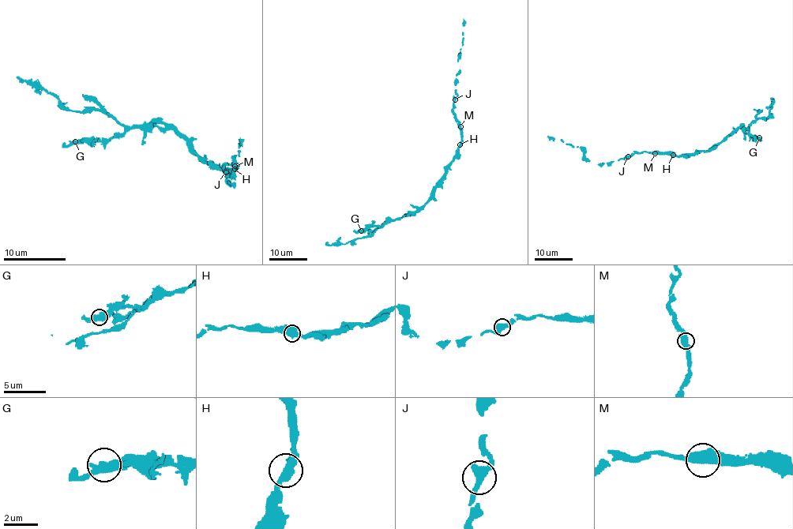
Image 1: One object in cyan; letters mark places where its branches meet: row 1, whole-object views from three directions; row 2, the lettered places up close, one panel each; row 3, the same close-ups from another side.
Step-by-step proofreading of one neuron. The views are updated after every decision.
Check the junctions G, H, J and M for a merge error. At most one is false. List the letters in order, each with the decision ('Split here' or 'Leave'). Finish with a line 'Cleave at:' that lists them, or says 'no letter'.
G: Leave
H: Leave
J: Leave
M: Leave
Cleave at: no letter

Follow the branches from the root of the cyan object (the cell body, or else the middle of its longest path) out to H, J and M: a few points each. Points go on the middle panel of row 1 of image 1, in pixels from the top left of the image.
H: (449, 163), (460, 144)
J: (449, 163), (461, 141), (461, 124), (452, 109), (454, 99)
M: (449, 163), (461, 140), (460, 126)

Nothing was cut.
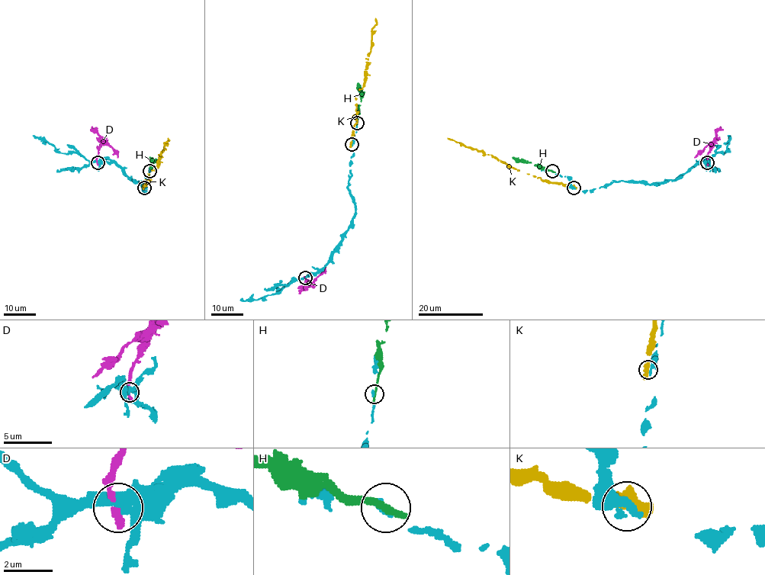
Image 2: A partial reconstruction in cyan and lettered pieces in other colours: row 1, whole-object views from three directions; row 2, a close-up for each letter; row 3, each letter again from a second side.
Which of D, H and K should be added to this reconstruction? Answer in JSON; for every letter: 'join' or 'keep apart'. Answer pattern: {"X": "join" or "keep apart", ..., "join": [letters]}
{"D": "keep apart", "H": "keep apart", "K": "keep apart", "join": []}

